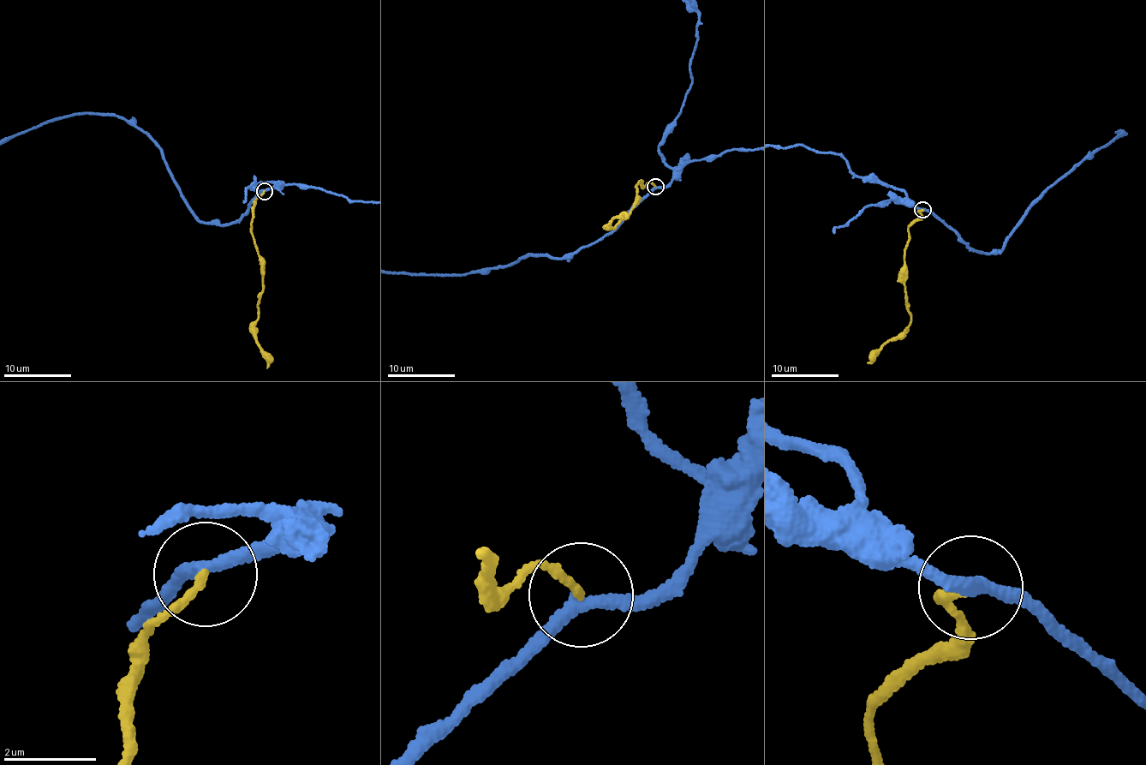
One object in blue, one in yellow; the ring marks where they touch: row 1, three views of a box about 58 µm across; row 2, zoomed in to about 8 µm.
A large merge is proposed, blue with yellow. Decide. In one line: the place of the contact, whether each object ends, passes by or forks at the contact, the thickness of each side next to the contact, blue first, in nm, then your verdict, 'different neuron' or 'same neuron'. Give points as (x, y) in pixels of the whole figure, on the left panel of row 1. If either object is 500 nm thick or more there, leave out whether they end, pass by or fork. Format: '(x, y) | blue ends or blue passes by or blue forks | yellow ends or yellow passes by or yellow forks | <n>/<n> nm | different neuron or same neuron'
(264, 191) | blue passes by | yellow ends | 280/150 nm | same neuron

